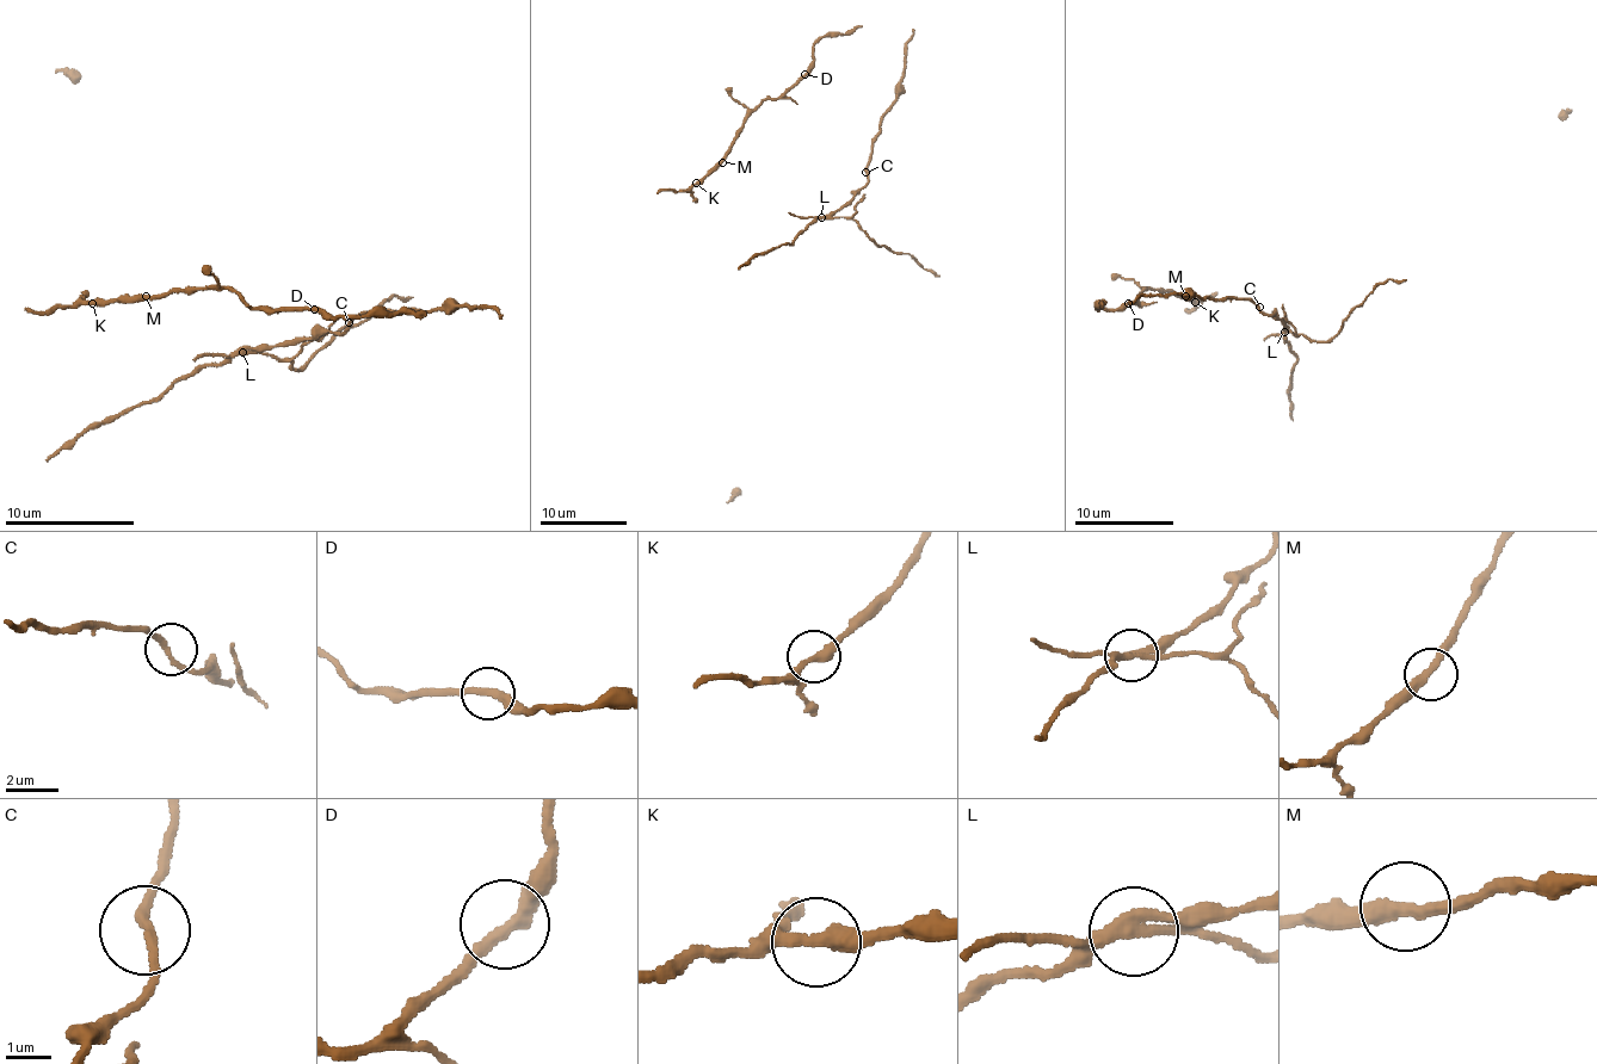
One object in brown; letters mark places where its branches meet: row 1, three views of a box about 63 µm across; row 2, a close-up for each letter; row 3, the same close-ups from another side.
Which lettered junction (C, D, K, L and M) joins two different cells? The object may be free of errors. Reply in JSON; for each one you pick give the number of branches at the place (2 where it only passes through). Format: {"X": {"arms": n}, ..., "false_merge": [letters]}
{"L": {"arms": 2}, "false_merge": ["L"]}

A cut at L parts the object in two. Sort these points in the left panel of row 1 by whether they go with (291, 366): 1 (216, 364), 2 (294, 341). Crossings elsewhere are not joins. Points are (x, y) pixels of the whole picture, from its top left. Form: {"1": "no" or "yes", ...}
{"1": "no", "2": "no"}

